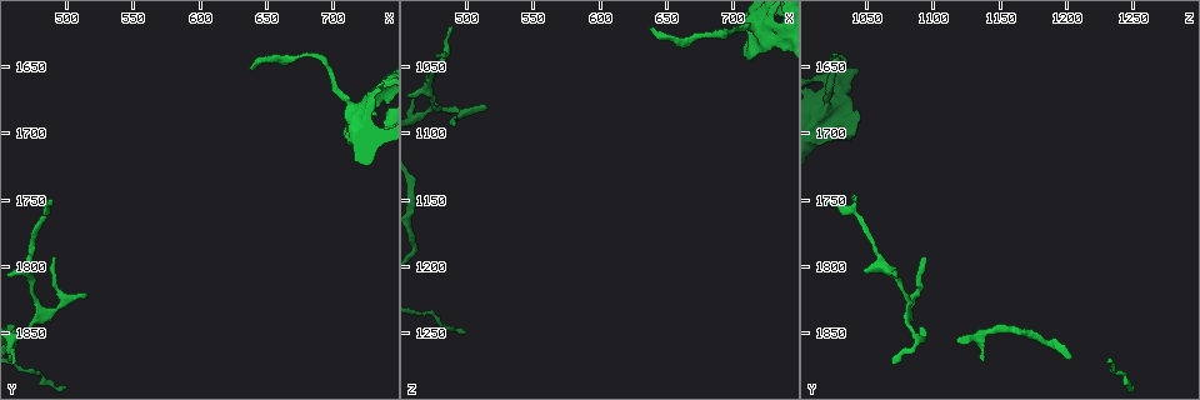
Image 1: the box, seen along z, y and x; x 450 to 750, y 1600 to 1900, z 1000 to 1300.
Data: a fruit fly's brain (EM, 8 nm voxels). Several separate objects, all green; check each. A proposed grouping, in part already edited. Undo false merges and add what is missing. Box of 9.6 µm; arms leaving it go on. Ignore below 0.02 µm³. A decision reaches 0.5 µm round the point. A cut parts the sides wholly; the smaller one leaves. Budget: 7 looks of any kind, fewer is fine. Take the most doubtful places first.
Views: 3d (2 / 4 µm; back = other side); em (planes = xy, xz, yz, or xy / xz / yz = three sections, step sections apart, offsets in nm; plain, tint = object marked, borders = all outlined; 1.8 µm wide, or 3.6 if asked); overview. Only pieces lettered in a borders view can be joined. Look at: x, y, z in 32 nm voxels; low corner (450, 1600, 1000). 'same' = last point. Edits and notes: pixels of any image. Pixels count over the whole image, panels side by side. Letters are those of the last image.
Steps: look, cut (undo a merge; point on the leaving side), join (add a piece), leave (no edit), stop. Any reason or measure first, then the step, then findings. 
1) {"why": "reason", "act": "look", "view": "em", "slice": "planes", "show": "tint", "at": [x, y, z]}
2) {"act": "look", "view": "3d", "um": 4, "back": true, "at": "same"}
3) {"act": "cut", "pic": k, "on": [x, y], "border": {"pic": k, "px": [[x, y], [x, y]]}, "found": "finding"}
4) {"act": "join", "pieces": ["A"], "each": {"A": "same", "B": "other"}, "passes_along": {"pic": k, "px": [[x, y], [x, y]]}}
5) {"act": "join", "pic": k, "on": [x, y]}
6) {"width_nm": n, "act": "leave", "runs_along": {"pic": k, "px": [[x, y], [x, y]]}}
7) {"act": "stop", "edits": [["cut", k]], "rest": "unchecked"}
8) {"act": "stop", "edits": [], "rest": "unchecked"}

{"why": "an open end", "act": "look", "view": "em", "slice": "planes", "show": "borders", "at": [638, 1652, 1024]}

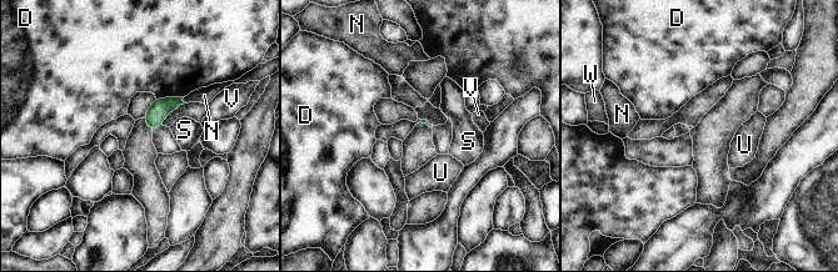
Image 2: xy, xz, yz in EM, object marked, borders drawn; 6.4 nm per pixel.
{"longest_contact_nm": ["D", 180], "act": "leave", "each": {"D": "other", "N": "other", "S": "other", "U": "other", "V": "other", "W": "other"}, "border": {"pic": 2, "px": [[183, 96], [156, 99]]}, "found": "no lettered piece goes on from it"}

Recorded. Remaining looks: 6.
{"why": "branch stops here", "act": "look", "view": "3d", "um": 2, "at": [474, 1806, 1048]}

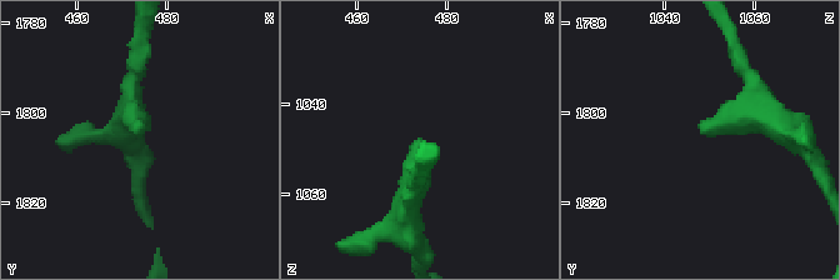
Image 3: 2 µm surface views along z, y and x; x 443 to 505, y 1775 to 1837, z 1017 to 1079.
{"act": "look", "view": "em", "slice": "planes", "show": "borders", "at": [473, 1804, 1049]}

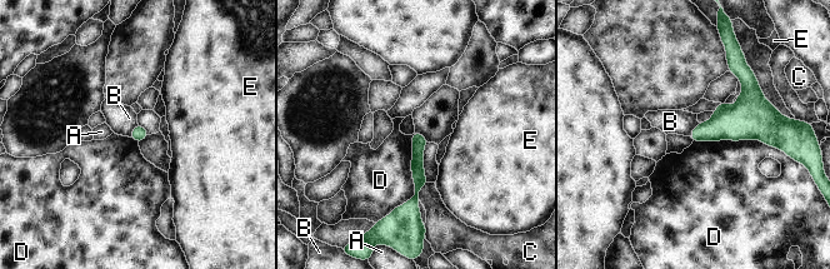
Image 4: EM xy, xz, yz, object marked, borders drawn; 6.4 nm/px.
{"longest_contact_nm": ["D", 600], "act": "leave", "each": {"A": "other", "B": "other", "C": "other", "D": "other", "E": "other"}, "border": {"pic": 4, "px": [[414, 134], [414, 194], [381, 218]]}, "found": "none of them fits"}

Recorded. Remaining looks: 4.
{"why": "tapers out", "act": "look", "view": "em", "slice": "planes", "show": "borders", "at": [488, 1752, 1022]}

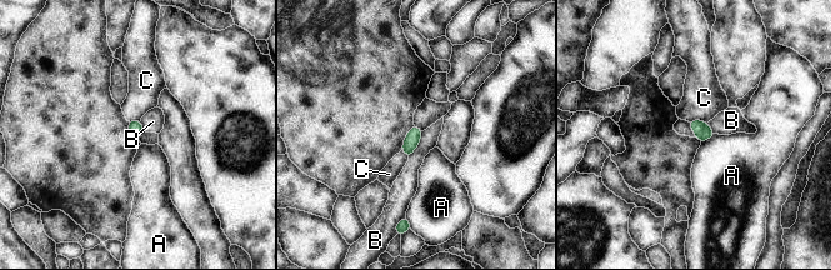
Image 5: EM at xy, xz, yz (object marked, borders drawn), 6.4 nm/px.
{"width_nm": 90, "act": "leave", "each": {"A": "other", "B": "other", "C": "other"}, "border": {"pic": 5, "px": [[422, 131], [419, 145], [409, 158]]}, "found": "no lettered piece goes on from it"}

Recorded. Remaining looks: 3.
{"act": "stop", "edits": [], "rest": "unchecked"}

